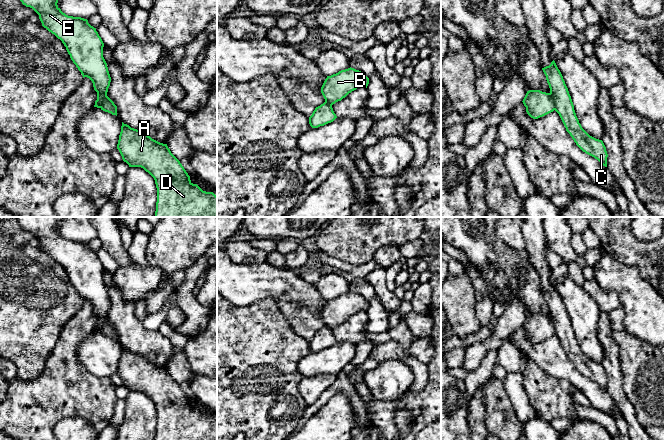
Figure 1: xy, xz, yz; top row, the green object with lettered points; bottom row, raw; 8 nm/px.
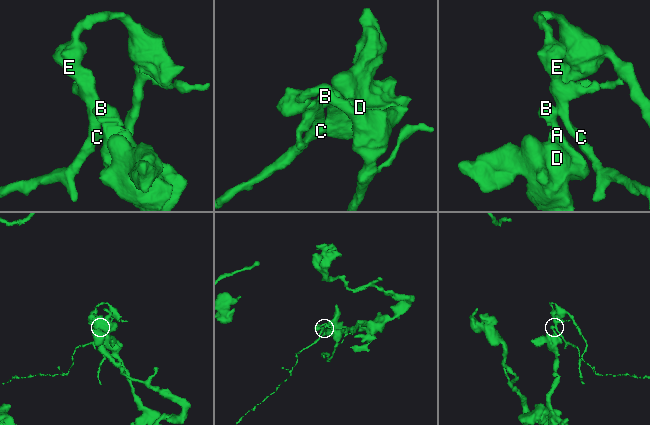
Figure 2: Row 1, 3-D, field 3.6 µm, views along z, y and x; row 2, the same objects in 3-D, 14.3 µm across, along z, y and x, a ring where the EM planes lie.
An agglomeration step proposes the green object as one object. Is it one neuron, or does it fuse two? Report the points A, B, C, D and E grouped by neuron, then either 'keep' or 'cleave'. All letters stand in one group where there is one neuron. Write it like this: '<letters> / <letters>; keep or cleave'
A B D / C E; cleave

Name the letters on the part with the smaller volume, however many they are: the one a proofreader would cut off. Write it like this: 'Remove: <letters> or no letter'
Remove: C, E

